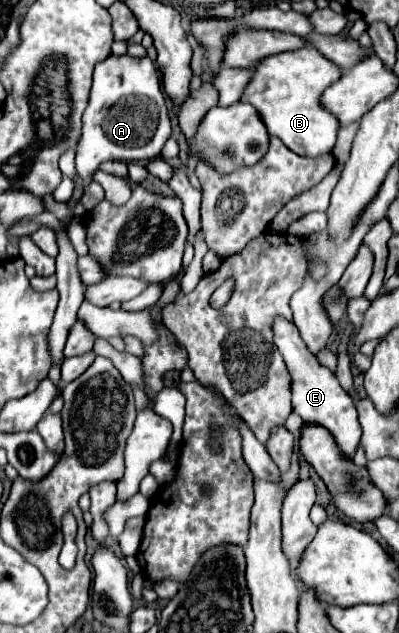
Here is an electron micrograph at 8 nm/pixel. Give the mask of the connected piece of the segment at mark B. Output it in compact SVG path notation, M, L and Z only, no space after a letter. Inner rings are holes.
M300 48L262 58L252 70L254 74L244 88L240 102L250 102L258 110L268 134L278 136L292 152L300 156L314 158L318 154L330 152L340 126L332 114L326 114L320 108L318 100L322 90L336 82L342 72L314 48Z

